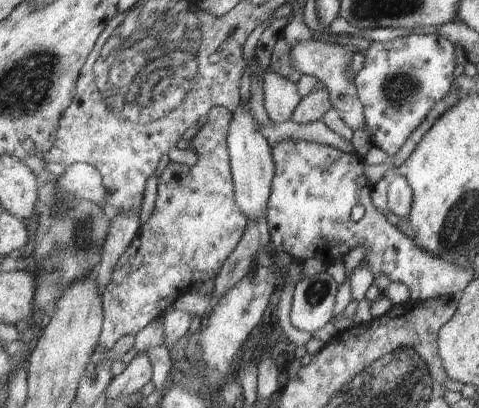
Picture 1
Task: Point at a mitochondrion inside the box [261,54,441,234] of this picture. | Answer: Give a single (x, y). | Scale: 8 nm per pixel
(401, 87)

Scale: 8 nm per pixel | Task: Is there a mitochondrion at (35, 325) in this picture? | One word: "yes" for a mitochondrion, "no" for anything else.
no

